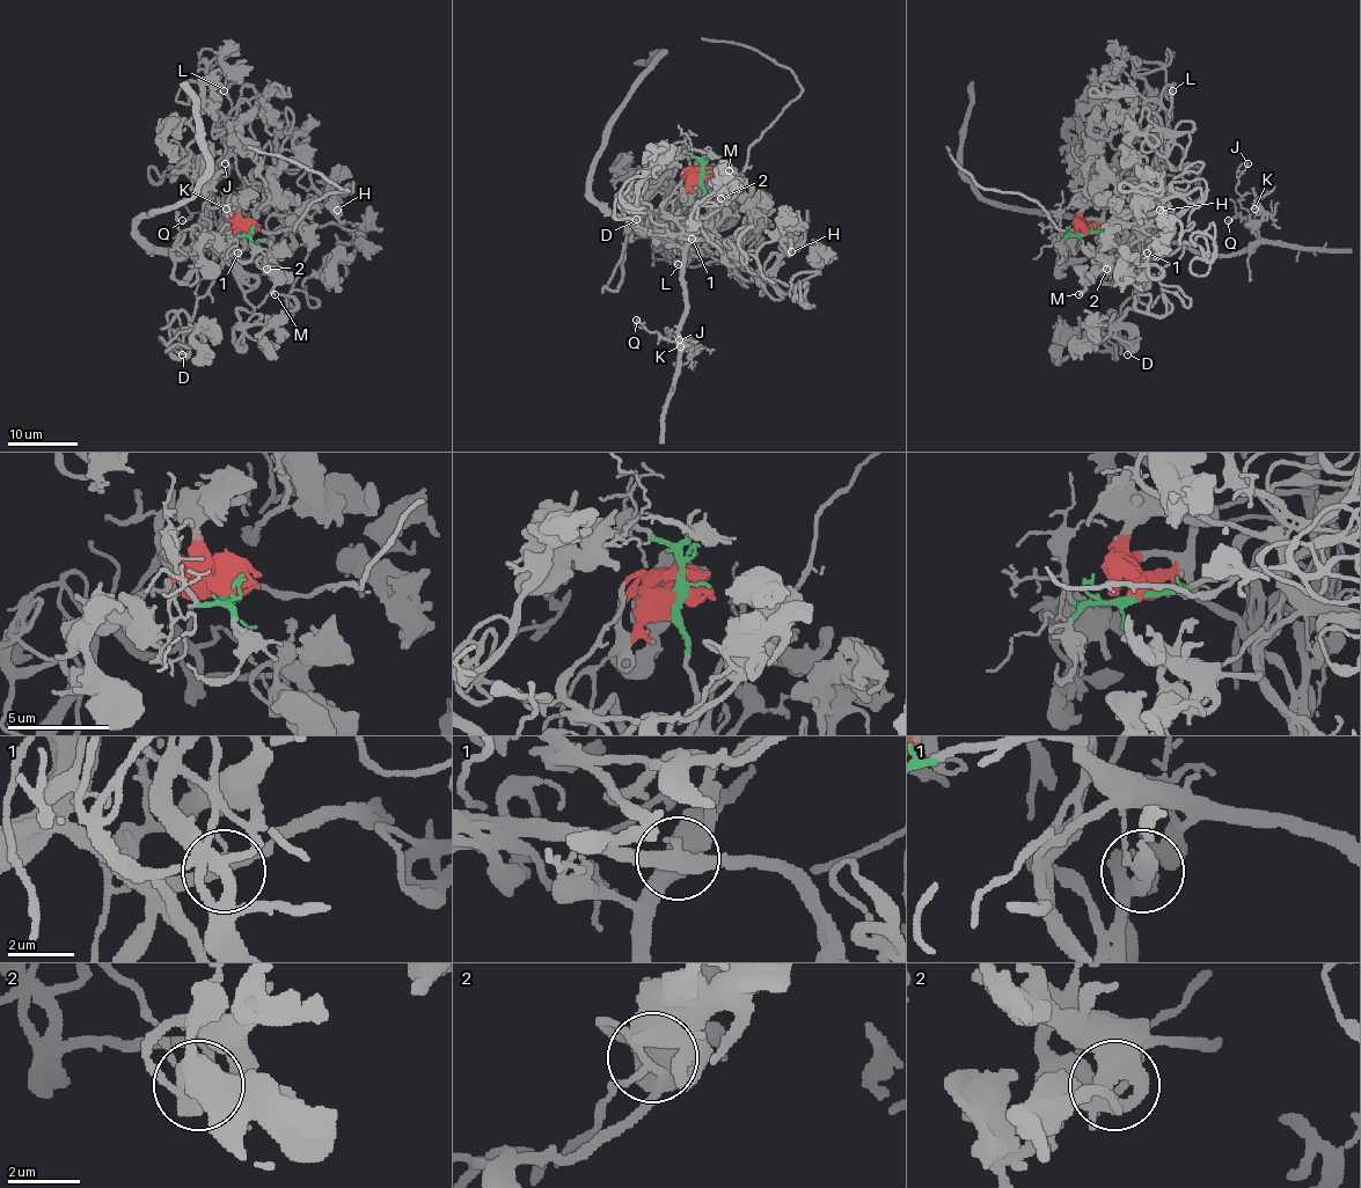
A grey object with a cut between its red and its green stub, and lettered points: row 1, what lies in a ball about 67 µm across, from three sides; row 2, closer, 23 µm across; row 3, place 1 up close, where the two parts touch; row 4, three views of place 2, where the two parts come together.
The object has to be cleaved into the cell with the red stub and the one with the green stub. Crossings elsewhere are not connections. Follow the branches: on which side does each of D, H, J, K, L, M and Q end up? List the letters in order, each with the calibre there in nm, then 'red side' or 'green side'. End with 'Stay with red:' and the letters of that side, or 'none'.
D: calibre 150 nm; red side
H: calibre 140 nm; red side
J: calibre 130 nm; green side
K: calibre 90 nm; green side
L: calibre 150 nm; red side
M: calibre 200 nm; red side
Q: calibre 120 nm; green side
Stay with red: D, H, L, M

